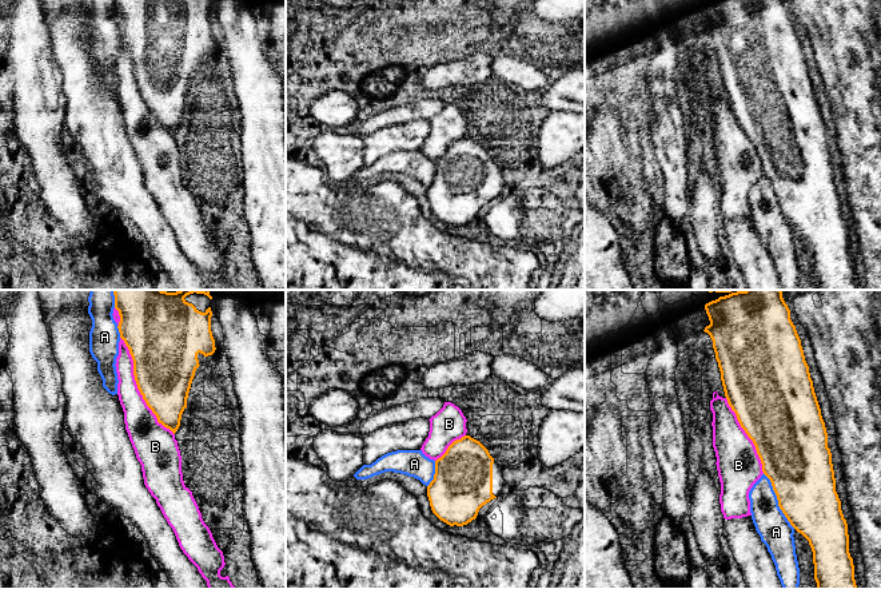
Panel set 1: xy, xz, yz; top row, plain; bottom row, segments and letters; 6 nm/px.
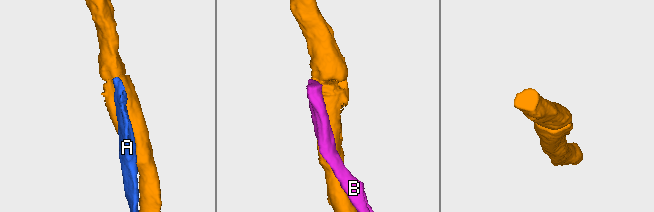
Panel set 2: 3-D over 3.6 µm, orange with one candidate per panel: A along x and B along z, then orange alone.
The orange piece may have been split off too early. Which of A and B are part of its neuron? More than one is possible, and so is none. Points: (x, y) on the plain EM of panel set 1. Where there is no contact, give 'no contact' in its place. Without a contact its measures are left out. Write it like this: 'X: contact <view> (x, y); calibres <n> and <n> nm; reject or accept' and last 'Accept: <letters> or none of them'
A: contact yz (778, 202); calibres 400 and 200 nm; reject
B: contact xy (138, 88); calibres 380 and 200 nm; reject
Accept: none of them

